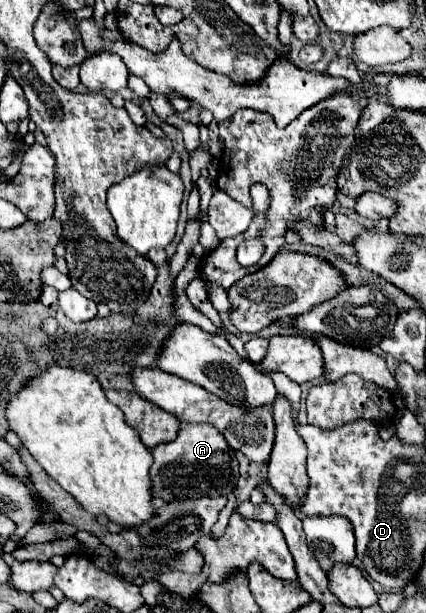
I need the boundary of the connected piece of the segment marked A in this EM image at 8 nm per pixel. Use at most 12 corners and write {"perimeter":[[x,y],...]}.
{"perimeter":[[211,425],[151,449],[151,495],[229,495],[235,451]]}

